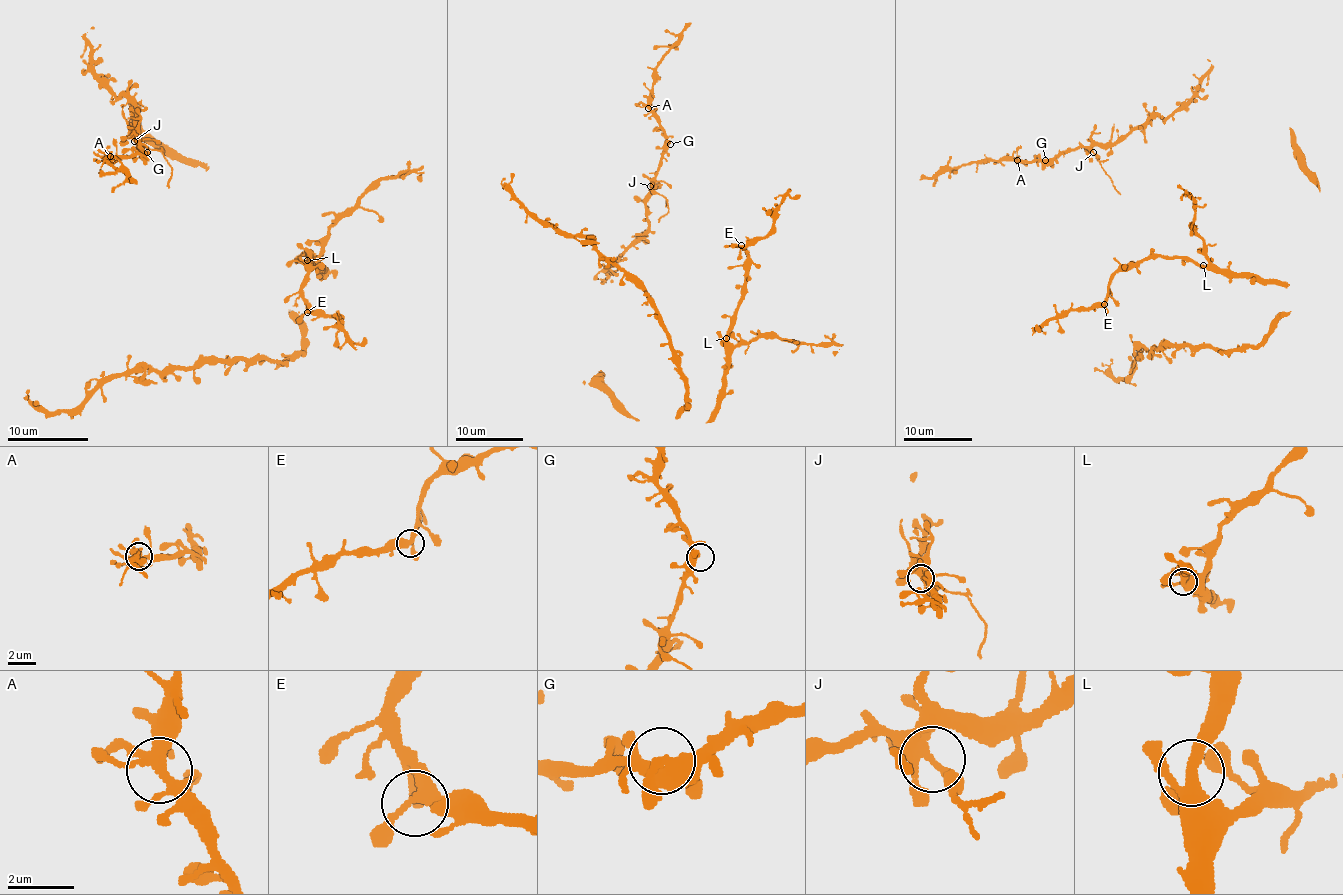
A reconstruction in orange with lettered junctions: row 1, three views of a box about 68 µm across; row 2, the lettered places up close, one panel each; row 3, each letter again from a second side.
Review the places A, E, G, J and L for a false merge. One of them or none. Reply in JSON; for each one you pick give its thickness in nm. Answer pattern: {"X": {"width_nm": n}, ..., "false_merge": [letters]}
{"J": {"width_nm": 320}, "false_merge": ["J"]}

